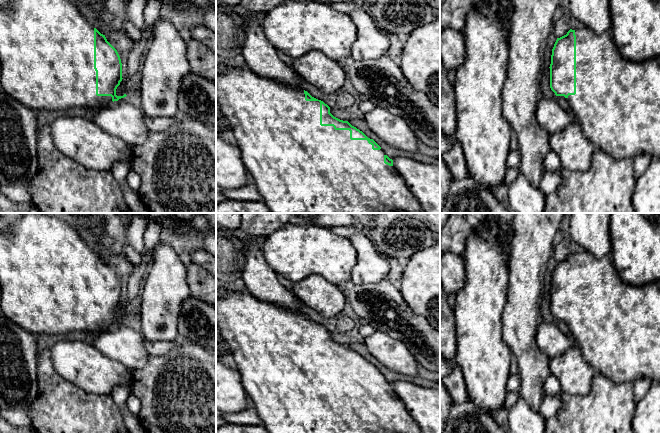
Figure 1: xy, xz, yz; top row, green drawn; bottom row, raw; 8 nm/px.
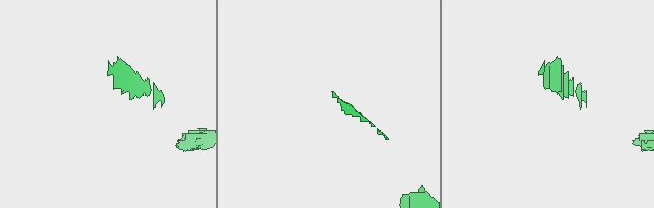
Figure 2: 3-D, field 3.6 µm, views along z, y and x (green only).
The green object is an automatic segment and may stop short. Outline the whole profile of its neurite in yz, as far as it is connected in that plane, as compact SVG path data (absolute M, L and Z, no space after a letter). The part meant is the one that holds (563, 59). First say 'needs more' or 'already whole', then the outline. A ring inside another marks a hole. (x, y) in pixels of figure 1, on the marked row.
needs more; M583 26L557 38L549 68L551 90L568 101L576 122L594 147L616 160L634 159L638 154L660 157L660 56L642 62L627 60L618 51L610 31L598 35Z

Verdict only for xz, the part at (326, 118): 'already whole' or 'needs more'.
needs more

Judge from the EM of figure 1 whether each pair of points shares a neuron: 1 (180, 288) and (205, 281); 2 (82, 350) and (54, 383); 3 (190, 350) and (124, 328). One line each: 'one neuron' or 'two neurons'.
1: two neurons
2: two neurons
3: two neurons

